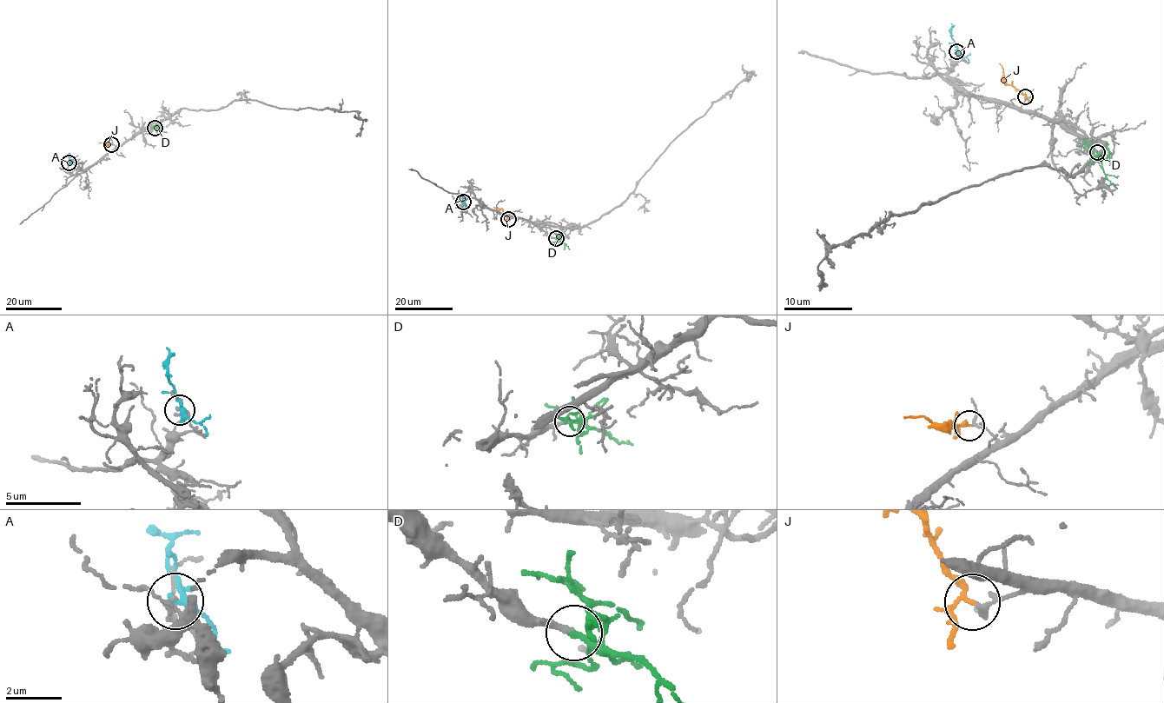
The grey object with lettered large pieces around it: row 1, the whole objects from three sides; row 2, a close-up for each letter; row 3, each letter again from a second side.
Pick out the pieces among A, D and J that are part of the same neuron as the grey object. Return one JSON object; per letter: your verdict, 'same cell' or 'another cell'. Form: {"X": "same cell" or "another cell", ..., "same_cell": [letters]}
{"A": "another cell", "D": "same cell", "J": "another cell", "same_cell": ["D"]}

